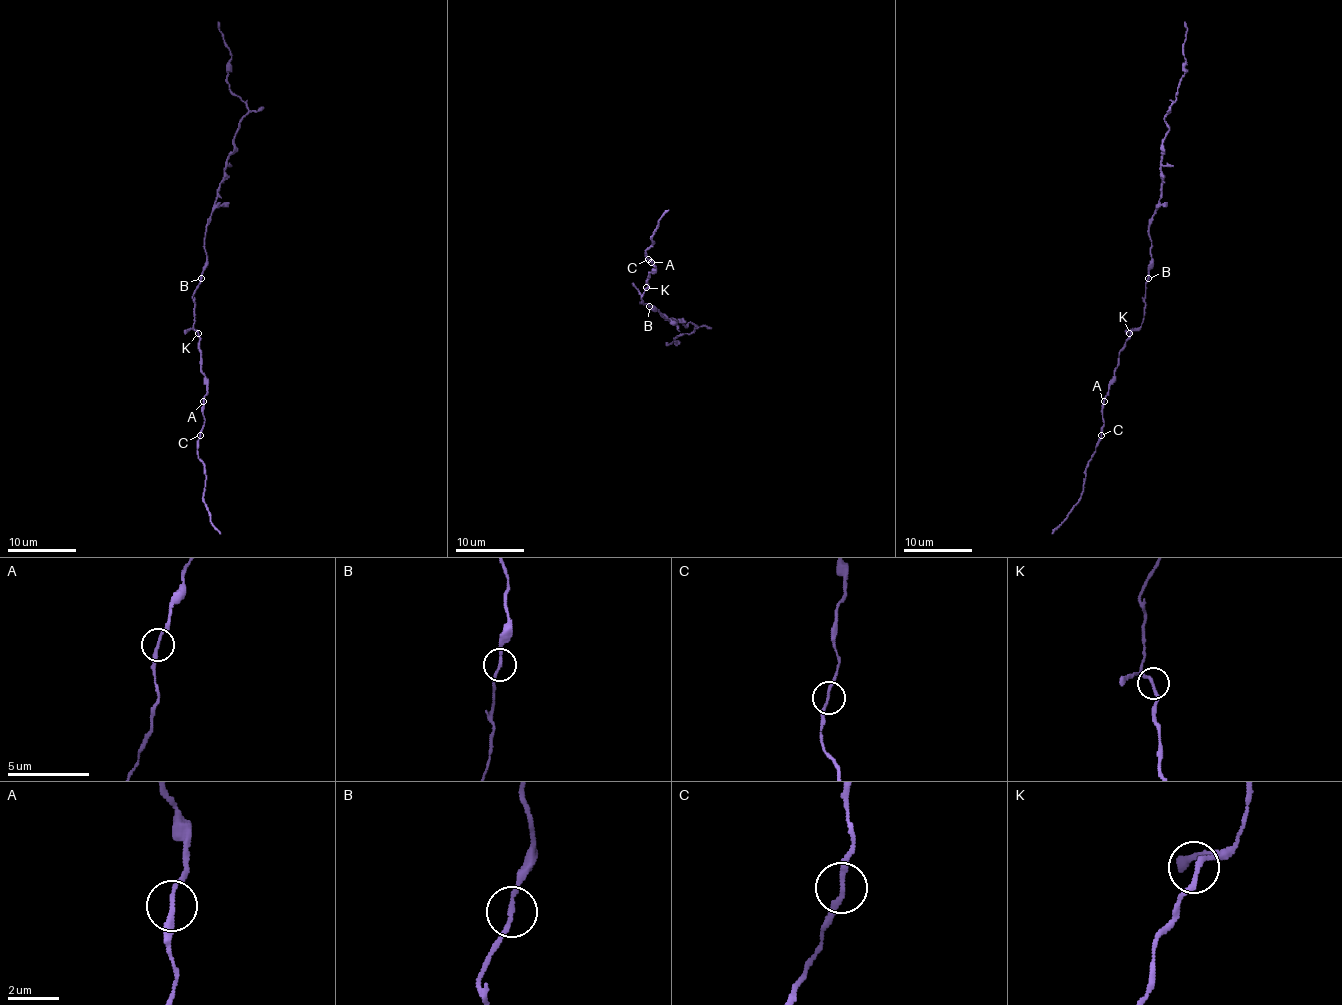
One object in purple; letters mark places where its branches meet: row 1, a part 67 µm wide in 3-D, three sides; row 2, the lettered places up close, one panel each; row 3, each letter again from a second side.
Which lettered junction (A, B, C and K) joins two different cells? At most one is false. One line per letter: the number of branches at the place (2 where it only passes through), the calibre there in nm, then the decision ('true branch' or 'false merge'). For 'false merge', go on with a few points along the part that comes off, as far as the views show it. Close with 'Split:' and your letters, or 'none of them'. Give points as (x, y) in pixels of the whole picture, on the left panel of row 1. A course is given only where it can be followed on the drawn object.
A: branches 2; calibre 200 nm; true branch
B: branches 2; calibre 180 nm; true branch
C: branches 2; calibre 180 nm; true branch
K: branches 2; calibre 180 nm; true branch
Split: none of them

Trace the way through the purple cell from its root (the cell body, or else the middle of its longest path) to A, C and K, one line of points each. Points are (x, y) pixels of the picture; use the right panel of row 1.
A: (1148, 279), (1145, 284), (1143, 322), (1131, 333), (1119, 353), (1119, 365), (1104, 401)
C: (1148, 279), (1145, 284), (1143, 322), (1131, 333), (1119, 353), (1119, 365), (1104, 401), (1104, 427), (1100, 436)
K: (1148, 279), (1145, 284), (1143, 322), (1129, 333)

